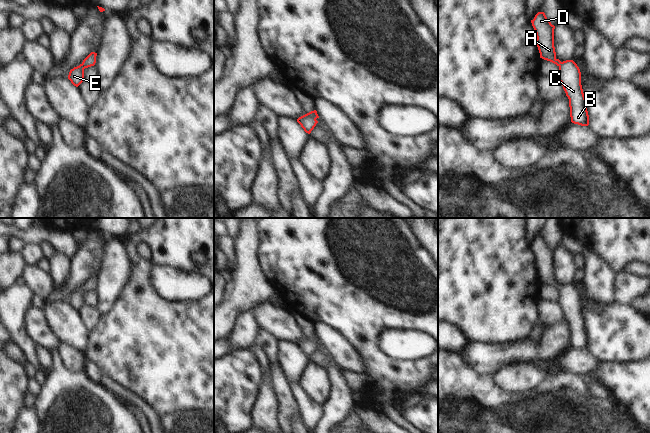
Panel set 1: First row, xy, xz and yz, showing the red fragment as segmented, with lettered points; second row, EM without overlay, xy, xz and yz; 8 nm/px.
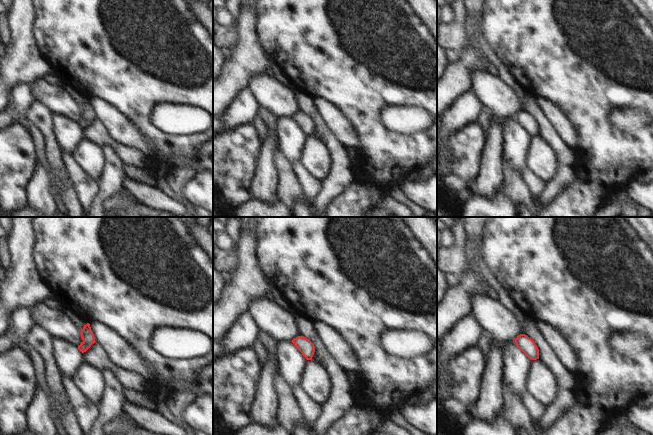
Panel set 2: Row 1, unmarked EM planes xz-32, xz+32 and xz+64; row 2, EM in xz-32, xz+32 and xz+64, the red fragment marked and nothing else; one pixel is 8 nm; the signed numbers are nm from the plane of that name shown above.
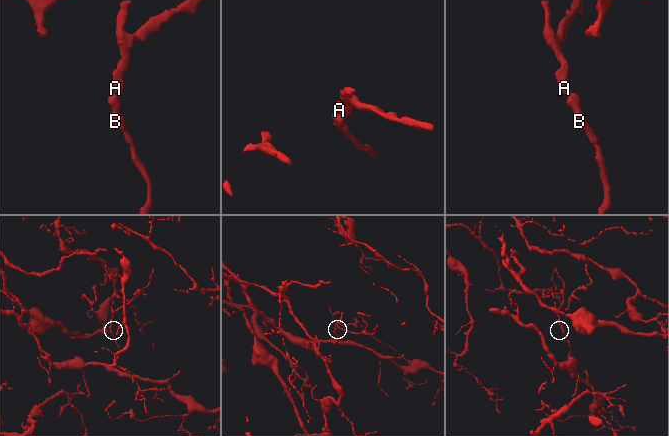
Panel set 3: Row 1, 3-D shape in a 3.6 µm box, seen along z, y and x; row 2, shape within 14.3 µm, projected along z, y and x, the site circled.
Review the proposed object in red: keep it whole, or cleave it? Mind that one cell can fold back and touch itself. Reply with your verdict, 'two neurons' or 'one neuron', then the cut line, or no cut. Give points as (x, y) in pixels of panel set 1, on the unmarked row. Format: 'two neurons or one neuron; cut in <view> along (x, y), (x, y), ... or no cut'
one neuron; no cut

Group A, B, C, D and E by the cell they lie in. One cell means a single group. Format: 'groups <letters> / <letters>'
groups A B C D E

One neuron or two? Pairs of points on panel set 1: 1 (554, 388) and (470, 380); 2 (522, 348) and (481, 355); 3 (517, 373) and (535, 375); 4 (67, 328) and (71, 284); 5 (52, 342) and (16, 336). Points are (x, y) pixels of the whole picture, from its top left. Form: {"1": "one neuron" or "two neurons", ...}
{"1": "one neuron", "2": "one neuron", "3": "one neuron", "4": "two neurons", "5": "two neurons"}

